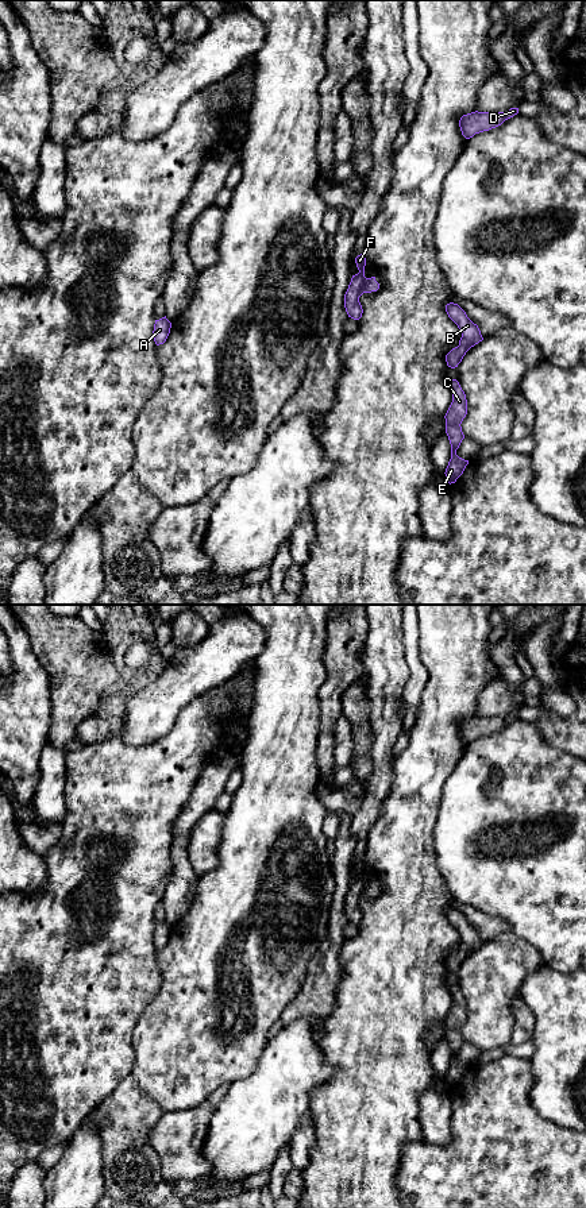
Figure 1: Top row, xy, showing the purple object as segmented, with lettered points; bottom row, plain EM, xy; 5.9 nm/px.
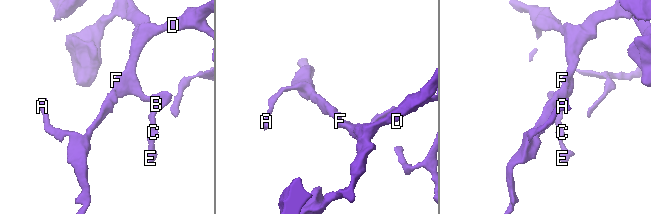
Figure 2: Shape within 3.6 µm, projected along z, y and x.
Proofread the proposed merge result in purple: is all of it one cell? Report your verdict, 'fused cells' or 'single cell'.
single cell

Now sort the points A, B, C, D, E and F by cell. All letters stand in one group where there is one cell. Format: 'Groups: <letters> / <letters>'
Groups: A B C D E F

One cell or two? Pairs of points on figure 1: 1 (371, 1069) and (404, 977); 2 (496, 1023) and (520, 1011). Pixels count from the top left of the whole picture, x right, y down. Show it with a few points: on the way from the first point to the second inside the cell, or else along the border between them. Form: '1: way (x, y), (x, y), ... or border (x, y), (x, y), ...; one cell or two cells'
1: way (377, 1046), (377, 1027), (386, 1000); one cell
2: border (519, 995), (513, 1000), (513, 1030), (508, 1042); two cells

